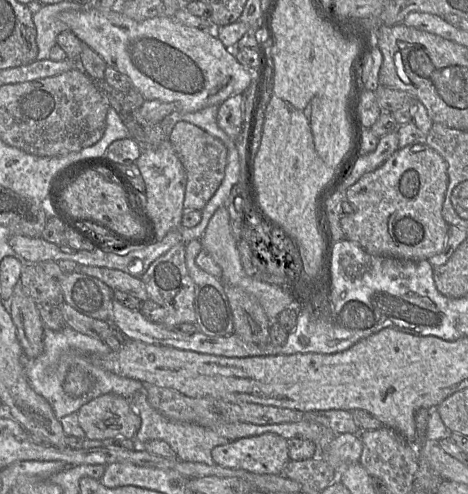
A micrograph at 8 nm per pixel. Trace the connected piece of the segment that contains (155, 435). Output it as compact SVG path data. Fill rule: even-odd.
M143 385L142 389L135 392L129 400L141 419L141 426L133 438L138 445L151 440L162 440L171 447L180 460L213 465L215 463L211 456L212 449L230 442L229 439L219 435L211 428L168 419L150 405Z

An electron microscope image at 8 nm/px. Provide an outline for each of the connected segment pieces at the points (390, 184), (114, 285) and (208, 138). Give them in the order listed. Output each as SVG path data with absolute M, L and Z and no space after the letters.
M425 142L399 148L376 170L364 174L349 187L345 196L353 212L341 217L345 238L357 243L365 252L374 256L420 261L444 250L448 223L442 216L442 207L448 187L447 163L443 157Z
M77 265L75 272L81 272L93 276L104 282L112 291L121 290L136 297L141 302L149 299L141 279L131 276L121 270L106 267Z
M174 122L169 128L169 140L186 173L183 207L185 210L202 210L220 186L227 164L227 148L222 141L201 128L185 122Z

